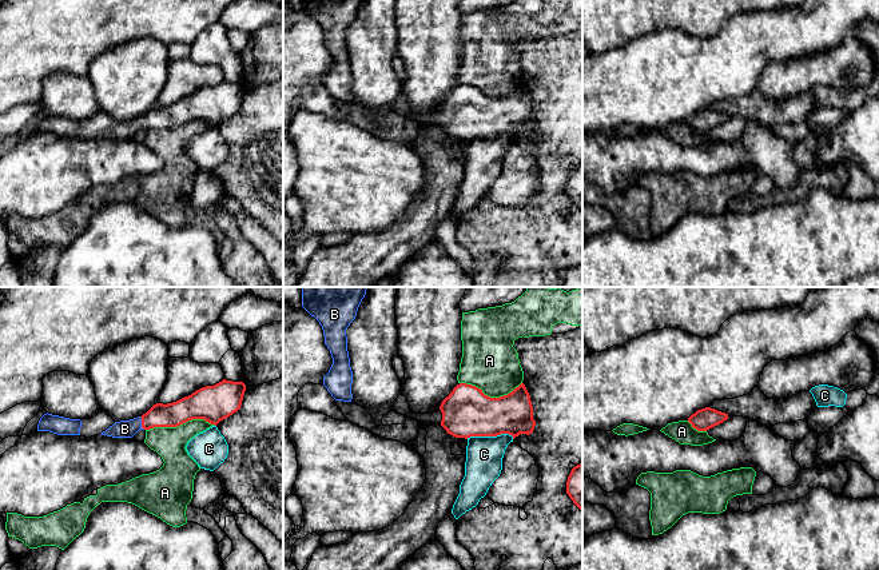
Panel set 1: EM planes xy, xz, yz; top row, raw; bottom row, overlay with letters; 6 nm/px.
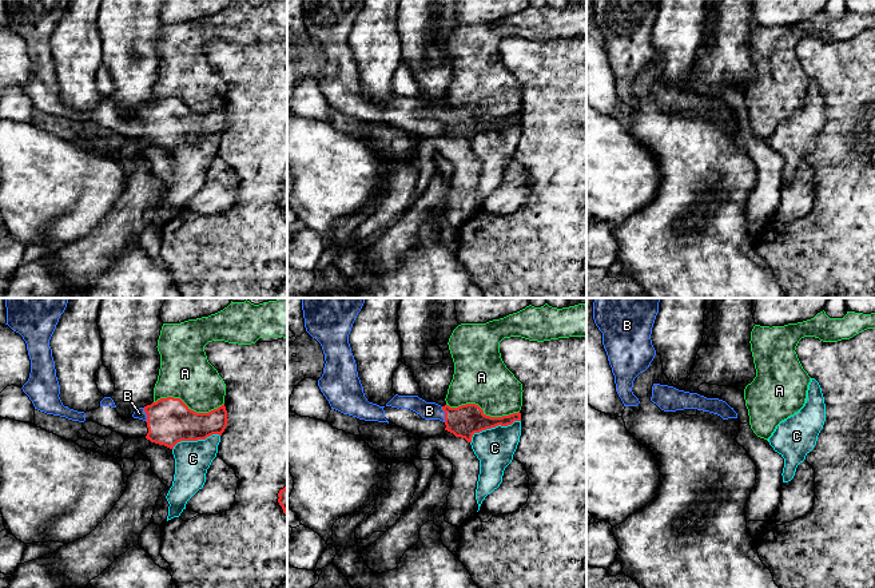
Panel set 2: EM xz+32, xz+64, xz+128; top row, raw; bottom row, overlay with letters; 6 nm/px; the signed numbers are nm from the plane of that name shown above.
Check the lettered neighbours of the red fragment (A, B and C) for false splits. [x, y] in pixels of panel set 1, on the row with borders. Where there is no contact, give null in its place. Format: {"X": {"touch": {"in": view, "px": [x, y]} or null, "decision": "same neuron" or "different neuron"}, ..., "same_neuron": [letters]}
{"A": {"touch": {"in": "xy", "px": [181, 423]}, "decision": "different neuron"}, "B": {"touch": {"in": "xy", "px": [142, 423]}, "decision": "same neuron"}, "C": {"touch": {"in": "xz", "px": [489, 435]}, "decision": "different neuron"}, "same_neuron": ["B"]}

